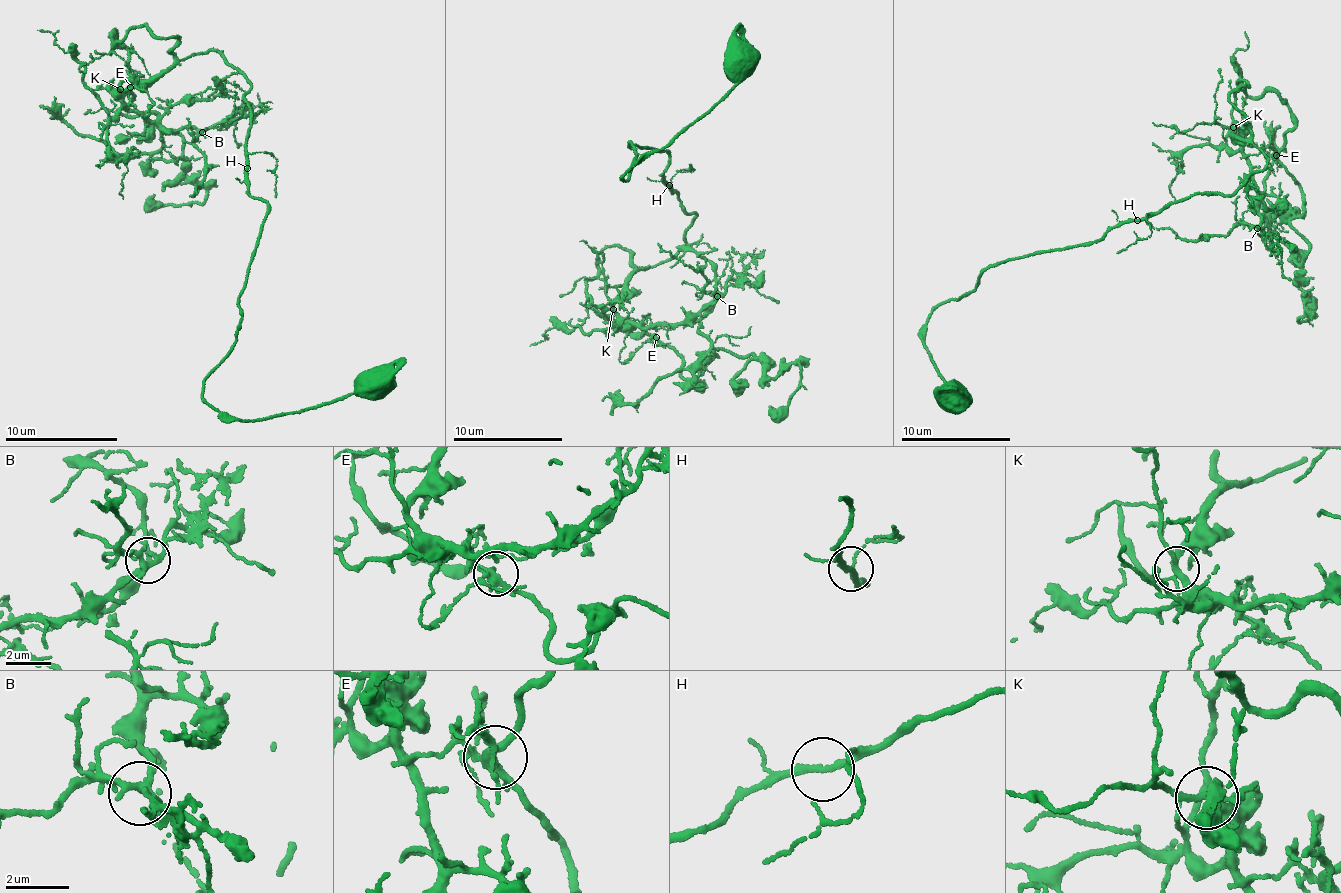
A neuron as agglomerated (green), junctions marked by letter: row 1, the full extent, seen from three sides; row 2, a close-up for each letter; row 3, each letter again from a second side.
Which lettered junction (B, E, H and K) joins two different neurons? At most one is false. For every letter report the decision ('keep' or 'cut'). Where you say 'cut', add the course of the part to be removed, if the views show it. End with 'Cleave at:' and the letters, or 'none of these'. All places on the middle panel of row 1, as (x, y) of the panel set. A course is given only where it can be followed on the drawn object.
B: keep
E: keep
H: keep
K: keep
Cleave at: none of these

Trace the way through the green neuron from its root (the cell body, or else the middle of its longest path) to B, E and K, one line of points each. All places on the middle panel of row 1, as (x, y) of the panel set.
B: (742, 60), (622, 177), (630, 142), (668, 154), (696, 217), (614, 310), (678, 324), (717, 296)
E: (742, 60), (626, 180), (629, 143), (670, 155), (664, 184), (696, 213), (685, 248), (615, 301), (656, 337)
K: (742, 60), (626, 180), (629, 143), (670, 155), (664, 184), (696, 217), (613, 309)

